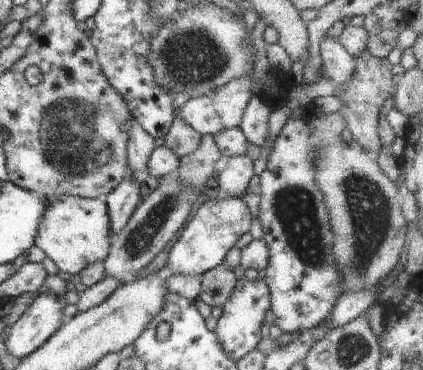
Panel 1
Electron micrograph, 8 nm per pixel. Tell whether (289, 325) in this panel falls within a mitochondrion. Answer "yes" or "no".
no

